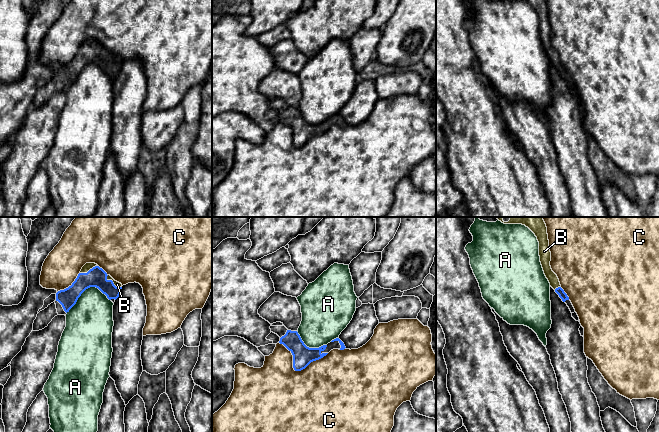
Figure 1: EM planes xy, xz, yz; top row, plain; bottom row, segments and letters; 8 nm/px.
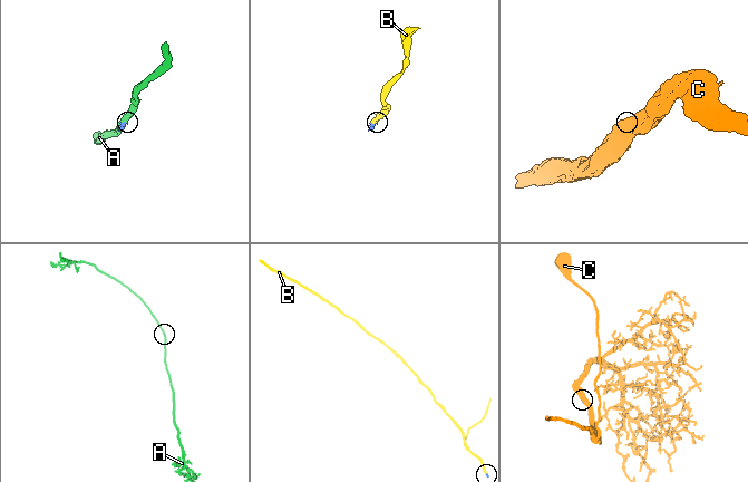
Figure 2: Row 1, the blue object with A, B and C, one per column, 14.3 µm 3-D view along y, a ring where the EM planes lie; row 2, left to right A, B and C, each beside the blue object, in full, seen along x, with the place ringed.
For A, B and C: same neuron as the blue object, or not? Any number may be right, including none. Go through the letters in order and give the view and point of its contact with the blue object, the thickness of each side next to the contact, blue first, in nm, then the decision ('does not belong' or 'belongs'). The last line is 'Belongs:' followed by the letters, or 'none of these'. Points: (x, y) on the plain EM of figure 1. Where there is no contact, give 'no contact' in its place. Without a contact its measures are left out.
A: contact xy (86, 64); calibres 160 and 360 nm; does not belong
B: contact xy (113, 59); calibres 160 and 50 nm; belongs
C: contact xz (297, 146); calibres 160 and 500 nm; does not belong
Belongs: B

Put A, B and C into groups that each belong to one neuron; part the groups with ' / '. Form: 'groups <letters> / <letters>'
groups A / B / C

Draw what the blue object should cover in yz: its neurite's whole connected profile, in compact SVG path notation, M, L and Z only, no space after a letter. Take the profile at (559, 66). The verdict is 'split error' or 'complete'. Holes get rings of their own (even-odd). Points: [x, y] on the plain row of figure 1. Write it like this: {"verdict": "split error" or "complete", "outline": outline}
{"verdict": "split error", "outline": "M522 0L528 3L537 13L539 18L539 32L540 38L546 54L548 55L550 62L555 66L563 78L567 80L571 89L575 88L575 85L569 76L569 73L561 64L557 51L552 47L550 42L551 28L549 24L549 16L547 10L546 0Z"}

